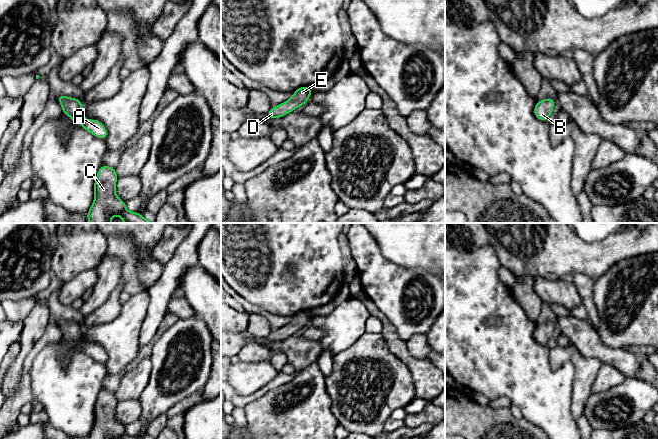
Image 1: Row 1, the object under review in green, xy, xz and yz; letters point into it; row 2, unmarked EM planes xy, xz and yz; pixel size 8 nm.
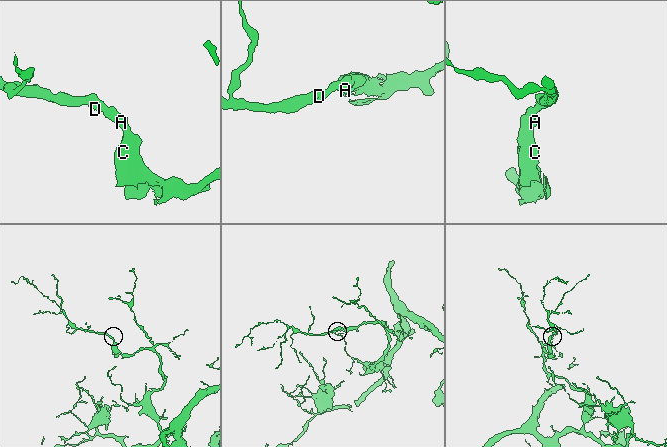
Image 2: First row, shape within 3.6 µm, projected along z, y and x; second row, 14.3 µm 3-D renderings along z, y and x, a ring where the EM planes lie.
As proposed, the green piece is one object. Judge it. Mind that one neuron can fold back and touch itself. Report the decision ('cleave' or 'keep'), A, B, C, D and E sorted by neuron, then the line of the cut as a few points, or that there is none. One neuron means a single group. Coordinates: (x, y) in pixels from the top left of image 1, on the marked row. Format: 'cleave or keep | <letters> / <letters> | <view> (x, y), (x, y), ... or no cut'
keep | A B C D E | no cut

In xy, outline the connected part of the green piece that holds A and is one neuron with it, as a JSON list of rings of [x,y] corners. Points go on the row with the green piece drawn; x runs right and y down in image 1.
[[[58,95],[56,98],[62,106],[63,113],[68,117],[71,117],[74,120],[74,123],[81,122],[83,129],[100,139],[106,140],[108,132],[100,121],[84,119],[82,100],[69,98],[64,95]]]

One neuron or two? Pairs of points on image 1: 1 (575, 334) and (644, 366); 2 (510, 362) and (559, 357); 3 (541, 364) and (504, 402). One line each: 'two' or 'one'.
1: two
2: two
3: two

